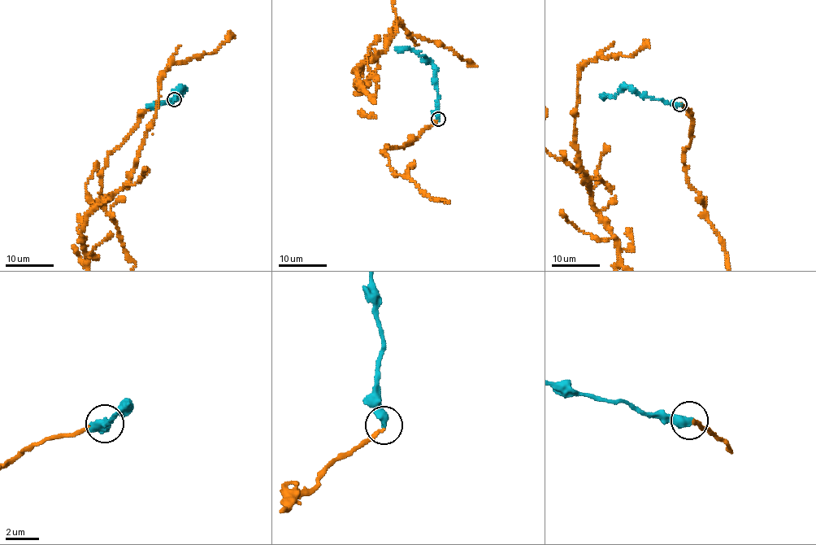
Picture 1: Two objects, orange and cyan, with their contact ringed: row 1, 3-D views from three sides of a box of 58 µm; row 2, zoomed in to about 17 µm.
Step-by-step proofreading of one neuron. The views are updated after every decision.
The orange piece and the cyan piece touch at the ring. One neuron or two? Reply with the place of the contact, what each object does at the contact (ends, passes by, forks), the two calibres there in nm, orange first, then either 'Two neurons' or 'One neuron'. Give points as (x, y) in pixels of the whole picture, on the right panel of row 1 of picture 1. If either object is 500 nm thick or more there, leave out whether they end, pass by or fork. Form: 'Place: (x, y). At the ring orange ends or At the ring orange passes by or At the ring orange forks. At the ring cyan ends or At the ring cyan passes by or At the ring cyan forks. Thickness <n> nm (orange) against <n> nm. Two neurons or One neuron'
Place: (679, 104). Thickness 240 nm (orange) against 500 nm. One neuron

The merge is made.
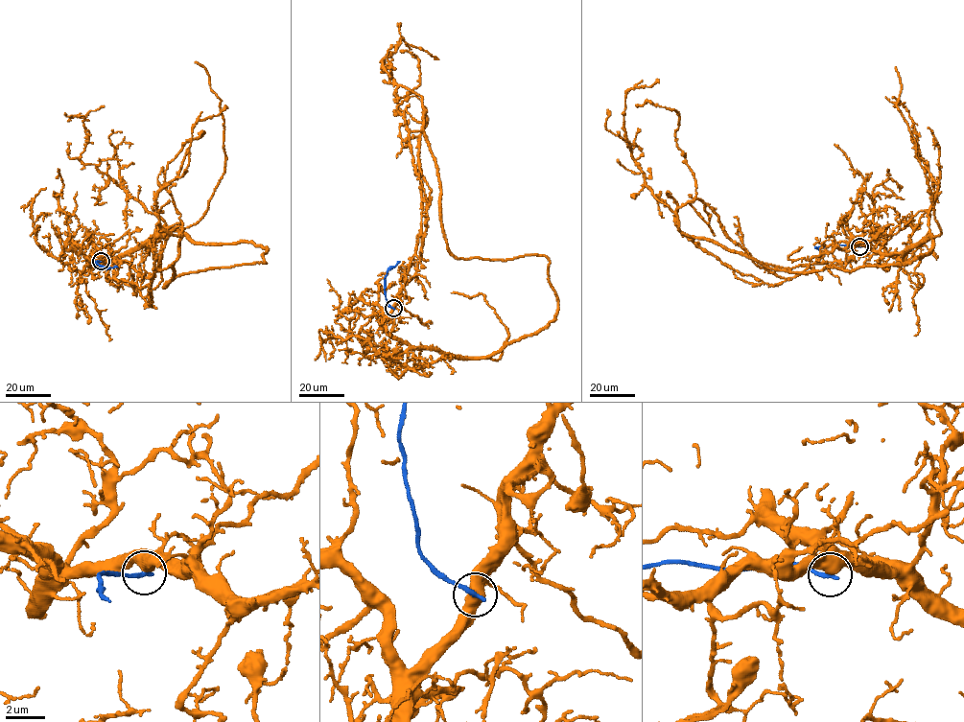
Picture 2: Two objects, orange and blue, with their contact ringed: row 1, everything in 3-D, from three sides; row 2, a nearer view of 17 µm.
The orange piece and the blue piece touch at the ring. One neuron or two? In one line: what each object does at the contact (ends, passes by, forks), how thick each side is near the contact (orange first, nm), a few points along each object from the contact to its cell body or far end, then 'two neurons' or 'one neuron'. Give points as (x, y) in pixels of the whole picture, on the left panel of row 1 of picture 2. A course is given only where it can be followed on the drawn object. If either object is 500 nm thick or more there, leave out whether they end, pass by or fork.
500 nm thick on the orange side, 260 nm on the other; orange runs (101, 260), (138, 273), (149, 306), (153, 273), (176, 261), (180, 225), (148, 286), (113, 280), (114, 269); blue runs (101, 261), (96, 263), (103, 267), (117, 267); two neurons

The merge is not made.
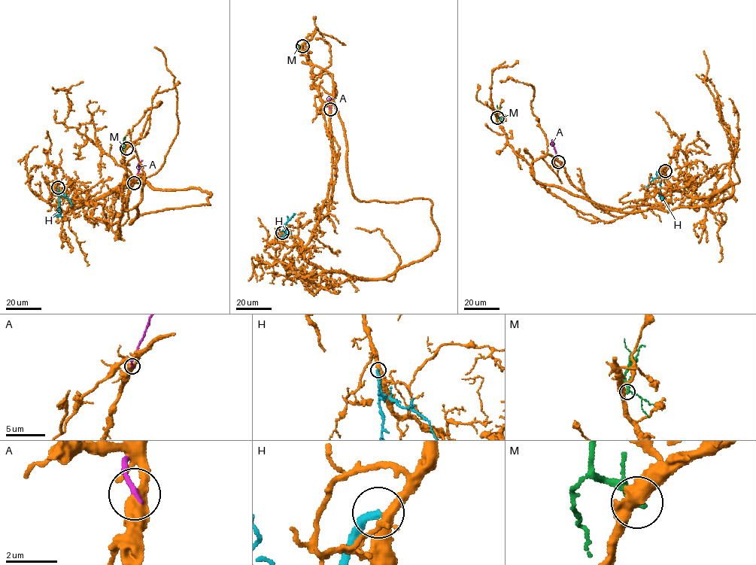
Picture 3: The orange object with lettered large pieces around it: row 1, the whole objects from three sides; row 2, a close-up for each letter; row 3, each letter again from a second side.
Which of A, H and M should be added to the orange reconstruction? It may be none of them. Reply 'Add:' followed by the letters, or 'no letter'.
Add: H

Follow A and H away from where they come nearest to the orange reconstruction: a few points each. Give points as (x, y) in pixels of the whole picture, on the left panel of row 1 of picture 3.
A: (134, 182), (142, 160)
H: (58, 187), (59, 214), (50, 217)

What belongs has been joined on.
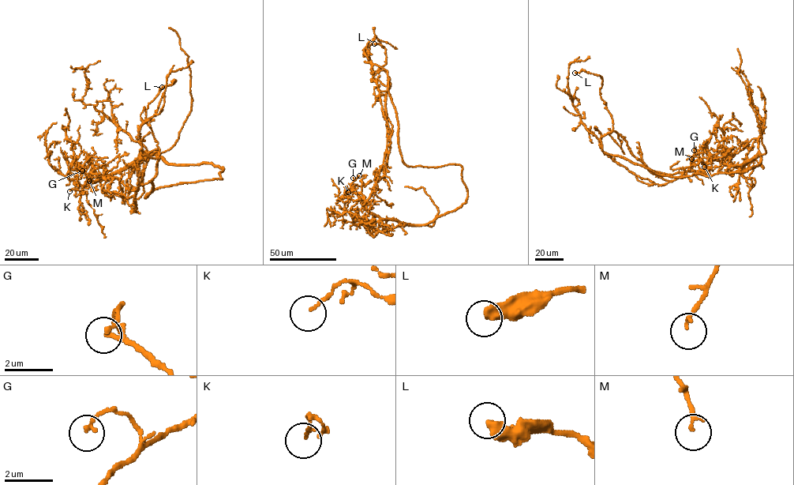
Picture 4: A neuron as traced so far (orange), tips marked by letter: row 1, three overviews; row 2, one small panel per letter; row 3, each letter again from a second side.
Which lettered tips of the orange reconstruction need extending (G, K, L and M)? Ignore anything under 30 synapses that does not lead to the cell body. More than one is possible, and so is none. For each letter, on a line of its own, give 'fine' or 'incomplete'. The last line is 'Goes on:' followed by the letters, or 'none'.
G: fine
K: fine
L: fine
M: fine
Goes on: none

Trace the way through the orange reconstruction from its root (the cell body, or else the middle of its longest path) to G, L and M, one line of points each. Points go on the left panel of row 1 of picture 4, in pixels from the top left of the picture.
G: (125, 190), (125, 186), (117, 179), (90, 178), (80, 172), (76, 163), (76, 169), (84, 169), (82, 171)
L: (125, 190), (134, 212), (138, 186), (155, 178), (159, 149), (146, 110), (159, 91), (175, 81), (162, 87)
M: (125, 190), (125, 186), (117, 179), (90, 178), (80, 172), (76, 163), (76, 169), (87, 174), (89, 181)

